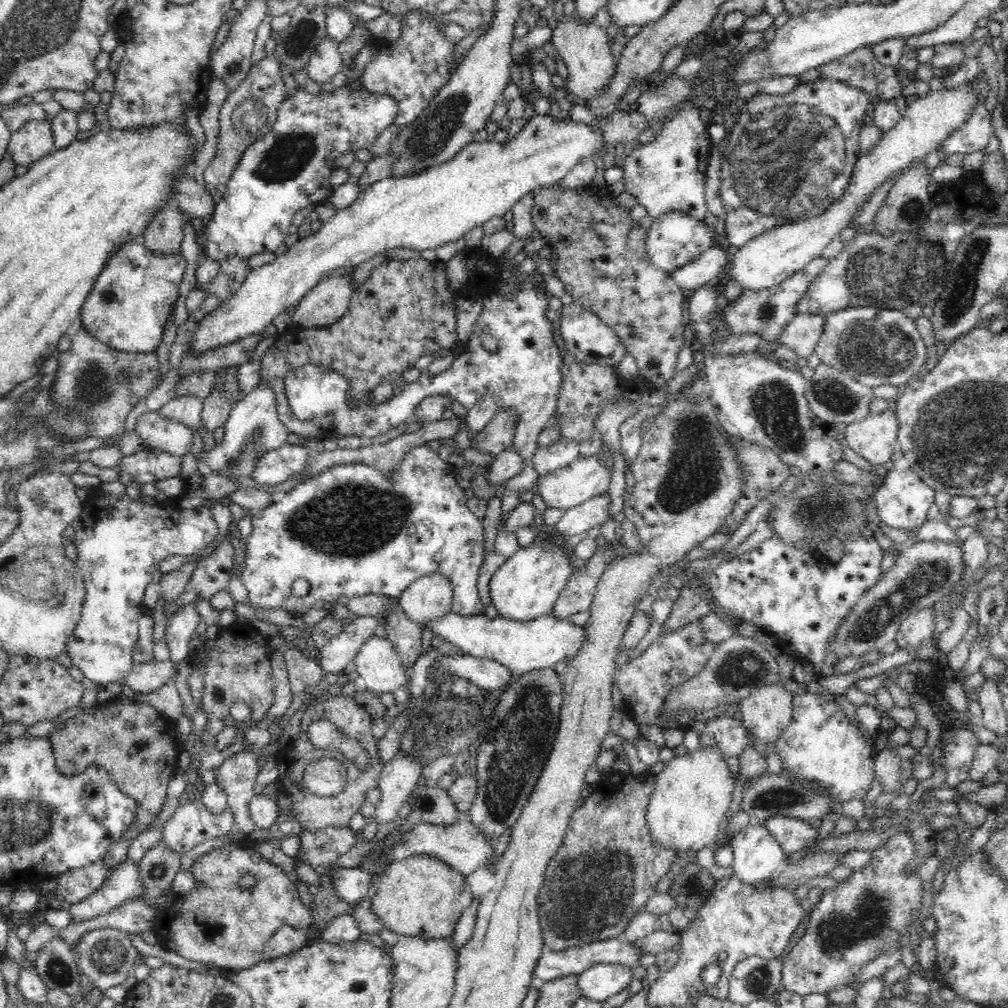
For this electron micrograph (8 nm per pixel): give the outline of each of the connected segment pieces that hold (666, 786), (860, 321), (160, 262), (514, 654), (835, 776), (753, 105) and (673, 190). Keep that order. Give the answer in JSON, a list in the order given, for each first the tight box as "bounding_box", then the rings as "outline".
[{"bounding_box":[646,746,736,854],"outline":[[[709,746],[697,751],[687,752],[683,756],[675,756],[666,763],[665,769],[655,776],[654,792],[646,808],[646,819],[652,837],[668,849],[676,849],[676,852],[689,852],[696,854],[701,848],[710,847],[716,842],[720,824],[727,820],[726,812],[732,802],[732,790],[736,779],[732,775],[727,757],[720,751],[720,747]]]},{"bounding_box":[815,306,929,388],"outline":[[[850,306],[826,314],[824,332],[815,348],[820,362],[848,373],[862,384],[874,388],[882,384],[901,386],[922,373],[929,348],[914,320],[904,311],[875,306]]]},{"bounding_box":[76,240,186,352],"outline":[[[139,240],[123,244],[100,271],[76,327],[81,325],[94,338],[116,350],[152,352],[162,341],[184,272],[186,260],[180,252],[156,255]]]},{"bounding_box":[423,611,585,678],"outline":[[[450,611],[423,625],[430,628],[430,632],[436,636],[463,650],[466,655],[495,660],[507,666],[515,678],[526,672],[554,667],[562,660],[569,662],[585,641],[585,626],[560,620],[551,612],[534,620],[519,621],[500,616],[492,619],[485,614],[463,615]]]},{"bounding_box":[773,691,876,809],"outline":[[[800,691],[793,697],[792,720],[781,731],[773,750],[782,760],[782,768],[790,778],[820,784],[824,791],[828,791],[839,809],[844,802],[854,798],[864,799],[875,778],[876,734],[869,735],[866,729],[858,728],[862,727],[853,724],[844,712],[839,710],[839,704],[829,701],[827,696]]]},{"bounding_box":[718,78,870,250],"outline":[[[821,78],[800,83],[789,94],[770,96],[761,93],[740,107],[721,110],[728,136],[718,143],[723,153],[720,196],[725,208],[726,237],[732,250],[772,228],[822,214],[846,192],[855,162],[861,155],[859,134],[870,105],[870,97],[861,89]]]},{"bounding_box":[624,104,711,220],"outline":[[[698,104],[685,105],[624,159],[625,191],[654,219],[669,212],[680,212],[704,220],[708,212],[705,186],[711,142],[700,111]]]}]

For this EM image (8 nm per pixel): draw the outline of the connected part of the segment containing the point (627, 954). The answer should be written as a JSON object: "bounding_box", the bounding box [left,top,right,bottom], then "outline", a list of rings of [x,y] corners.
{"bounding_box":[535,936,644,982],"outline":[[[621,936],[602,940],[590,944],[582,944],[581,946],[570,948],[560,952],[553,952],[550,948],[544,948],[539,962],[536,964],[535,978],[540,978],[544,982],[549,982],[564,976],[578,975],[592,968],[595,964],[623,964],[629,968],[636,968],[640,965],[640,959],[644,953],[638,949],[638,945],[630,944]]]}

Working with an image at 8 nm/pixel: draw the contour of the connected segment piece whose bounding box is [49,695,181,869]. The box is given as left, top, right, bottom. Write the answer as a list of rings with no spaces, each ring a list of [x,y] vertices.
[[[121,695],[103,705],[103,708],[65,720],[49,737],[57,769],[64,776],[79,775],[90,765],[104,767],[120,791],[133,798],[138,805],[136,822],[102,856],[104,866],[111,869],[127,859],[126,853],[132,840],[149,828],[164,806],[168,784],[179,770],[181,747],[175,741],[173,723],[151,705],[125,699]]]

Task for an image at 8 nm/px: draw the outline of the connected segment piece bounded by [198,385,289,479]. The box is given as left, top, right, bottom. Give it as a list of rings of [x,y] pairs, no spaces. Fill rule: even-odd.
[[[258,385],[253,388],[251,392],[243,396],[240,402],[233,405],[224,429],[222,444],[216,442],[216,446],[209,454],[204,452],[198,454],[200,464],[208,466],[210,474],[224,478],[241,476],[250,478],[258,460],[264,454],[289,443],[289,431],[279,419],[274,389],[266,385]]]

